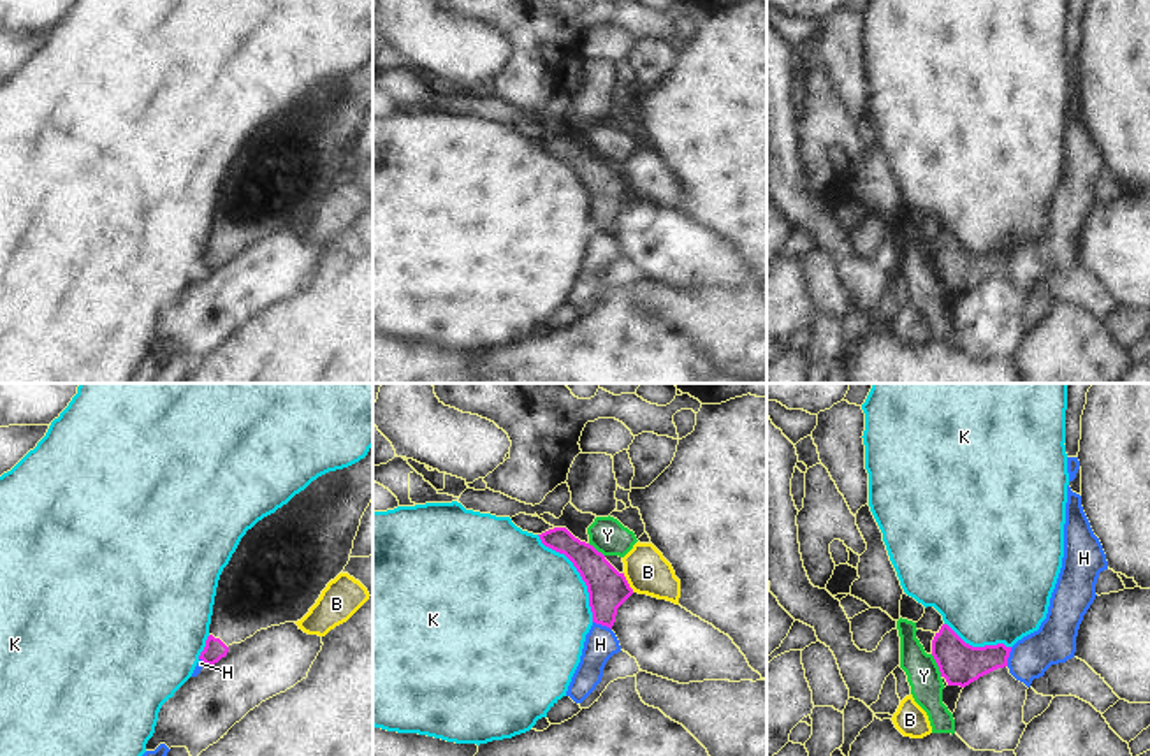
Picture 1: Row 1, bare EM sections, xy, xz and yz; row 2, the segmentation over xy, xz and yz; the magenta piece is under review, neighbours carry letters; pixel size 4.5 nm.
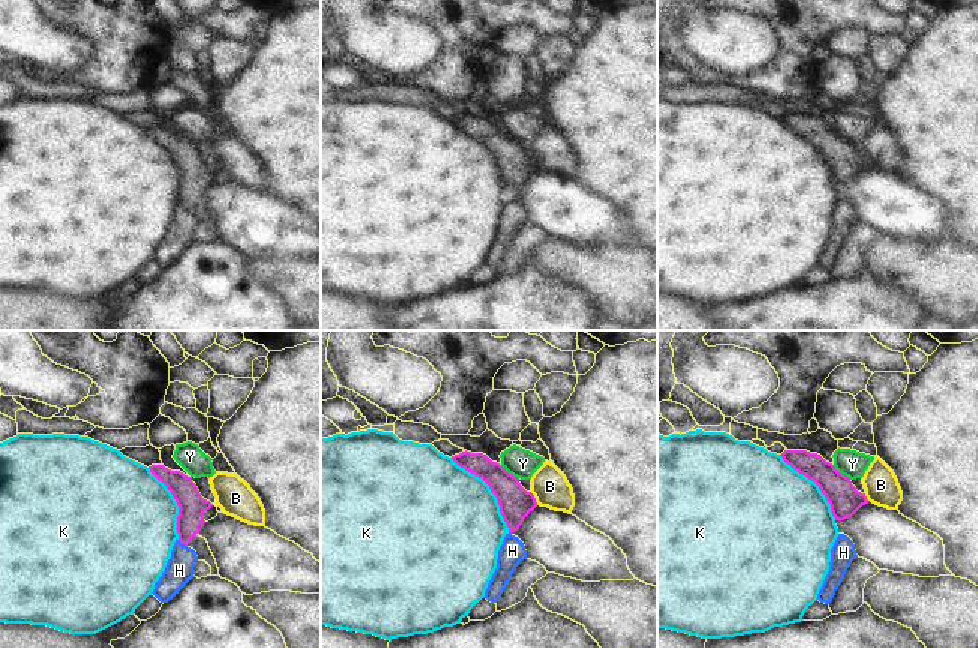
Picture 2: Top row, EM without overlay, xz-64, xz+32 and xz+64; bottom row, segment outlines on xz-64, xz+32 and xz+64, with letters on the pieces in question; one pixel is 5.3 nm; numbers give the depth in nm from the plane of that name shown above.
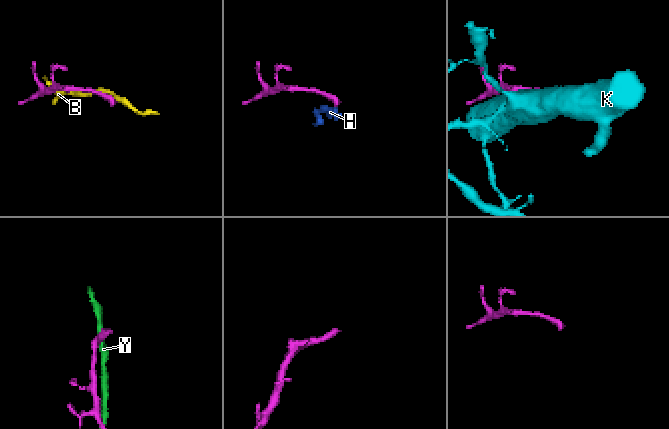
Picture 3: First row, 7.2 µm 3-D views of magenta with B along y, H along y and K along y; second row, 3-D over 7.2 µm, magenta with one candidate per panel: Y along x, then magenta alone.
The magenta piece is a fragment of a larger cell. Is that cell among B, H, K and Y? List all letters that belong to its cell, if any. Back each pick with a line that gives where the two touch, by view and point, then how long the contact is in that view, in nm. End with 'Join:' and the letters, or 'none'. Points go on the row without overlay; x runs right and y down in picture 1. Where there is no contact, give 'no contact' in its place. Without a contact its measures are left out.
Join: none

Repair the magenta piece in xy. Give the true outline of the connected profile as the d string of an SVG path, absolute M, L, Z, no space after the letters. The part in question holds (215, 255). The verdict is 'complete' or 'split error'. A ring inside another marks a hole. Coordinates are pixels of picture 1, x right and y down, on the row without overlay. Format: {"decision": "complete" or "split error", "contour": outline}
{"decision": "split error", "contour": "M373 53L359 69L318 83L248 135L218 186L209 243L199 262L204 273L218 269L232 250L260 236L301 227L348 171L360 125L371 107Z"}

